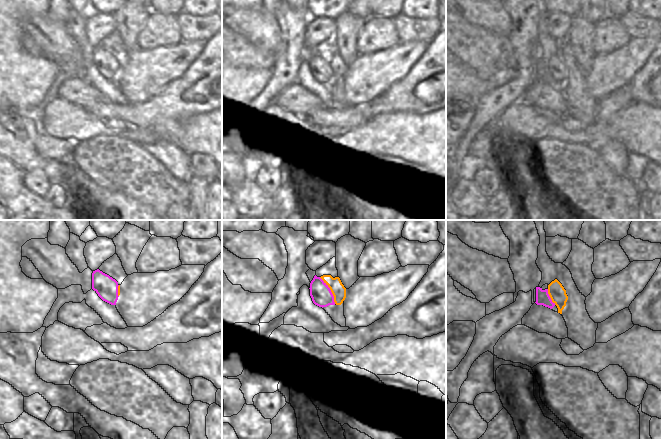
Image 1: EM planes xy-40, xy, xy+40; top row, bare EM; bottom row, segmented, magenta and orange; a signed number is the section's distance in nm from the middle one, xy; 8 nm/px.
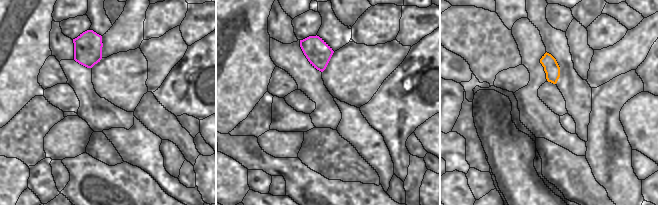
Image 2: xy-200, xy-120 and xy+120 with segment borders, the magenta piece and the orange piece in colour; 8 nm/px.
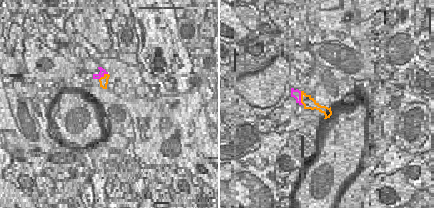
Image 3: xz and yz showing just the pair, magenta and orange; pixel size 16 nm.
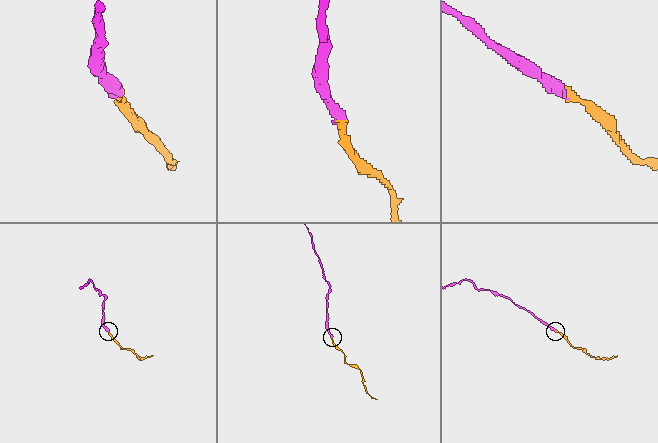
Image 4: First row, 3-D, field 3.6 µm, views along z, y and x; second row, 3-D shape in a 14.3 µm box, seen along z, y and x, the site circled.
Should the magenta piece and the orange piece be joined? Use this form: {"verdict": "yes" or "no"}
{"verdict": "yes"}

